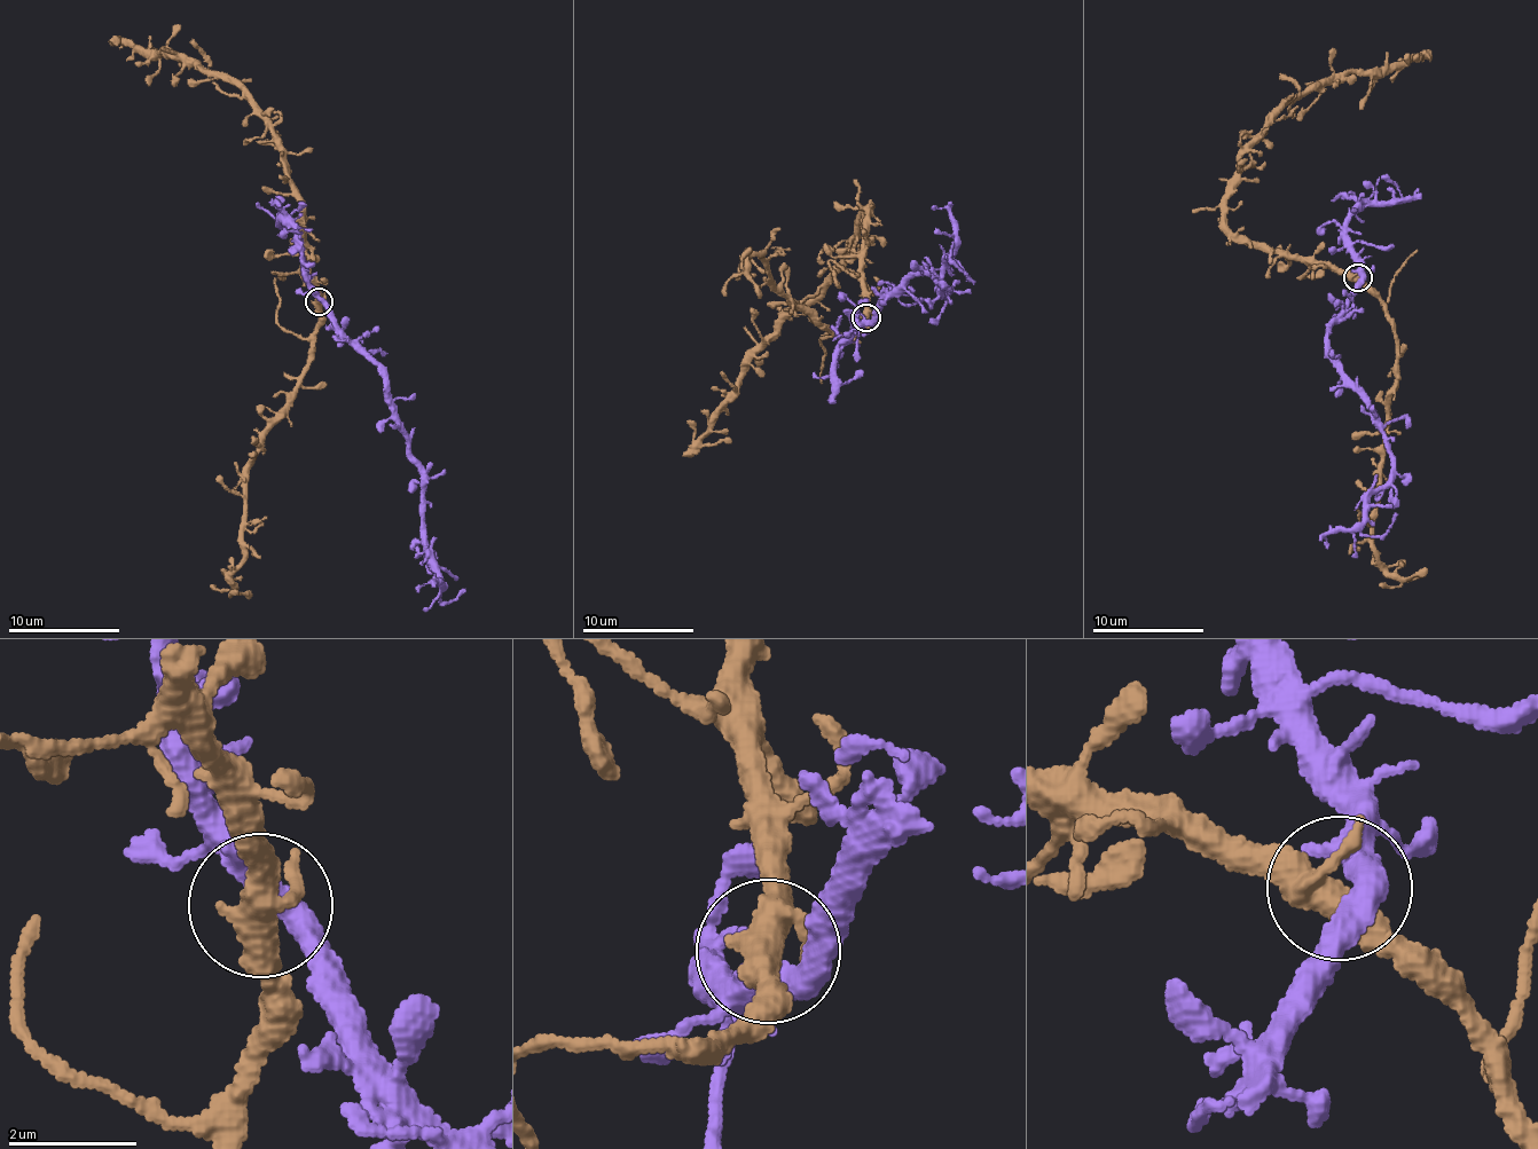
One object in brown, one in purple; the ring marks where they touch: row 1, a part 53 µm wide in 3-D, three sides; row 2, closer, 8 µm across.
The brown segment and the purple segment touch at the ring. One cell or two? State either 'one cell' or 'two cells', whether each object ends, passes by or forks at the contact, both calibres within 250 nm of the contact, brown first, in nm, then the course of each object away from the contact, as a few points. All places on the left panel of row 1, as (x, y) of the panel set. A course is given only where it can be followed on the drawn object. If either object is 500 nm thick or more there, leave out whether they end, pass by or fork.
one cell; brown forks there; purple forks there; 400 nm thick on the brown side, 360 nm on the other; brown runs (318, 300), (272, 119), (232, 83), (172, 52), (155, 58), (125, 42), (156, 47); purple runs (318, 301), (382, 375), (394, 420), (420, 470), (422, 540), (441, 587), (439, 595), (444, 600), (464, 589)

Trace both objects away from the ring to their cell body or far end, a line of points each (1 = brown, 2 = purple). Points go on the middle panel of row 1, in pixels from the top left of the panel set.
1: (865, 317), (864, 219), (869, 207), (849, 253), (810, 300), (792, 306), (769, 333), (700, 442), (730, 439)
2: (865, 320), (923, 266), (946, 289), (940, 293), (950, 245), (954, 264), (974, 284)

